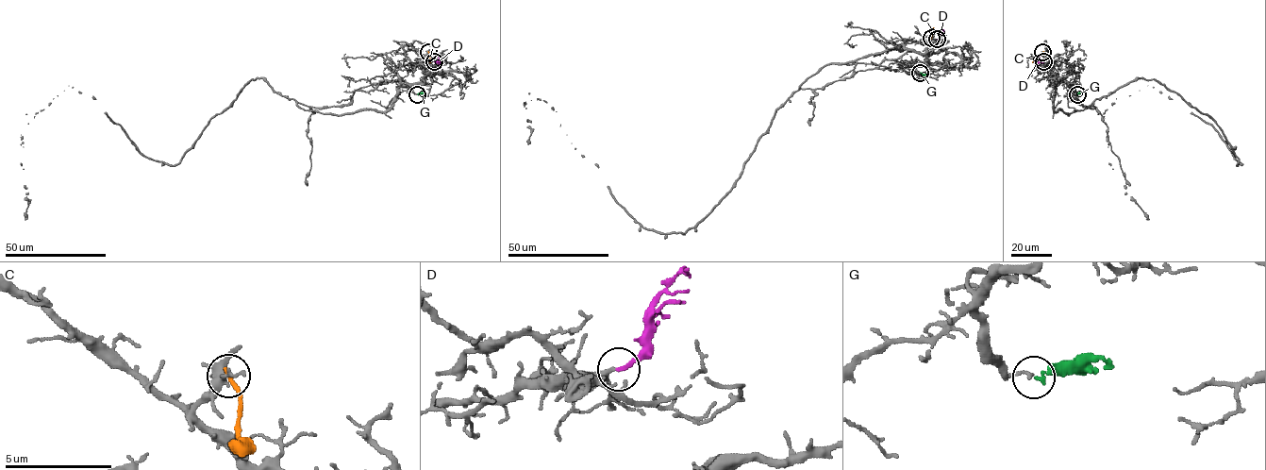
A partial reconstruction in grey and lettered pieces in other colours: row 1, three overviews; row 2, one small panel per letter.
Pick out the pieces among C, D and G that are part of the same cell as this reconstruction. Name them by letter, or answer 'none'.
D

